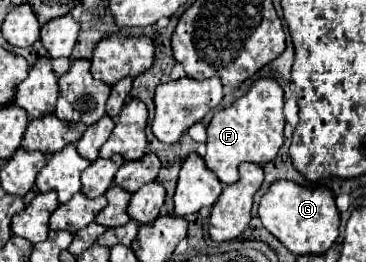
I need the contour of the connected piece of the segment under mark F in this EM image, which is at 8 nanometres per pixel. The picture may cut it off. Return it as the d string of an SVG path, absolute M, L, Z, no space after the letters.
M273 78L257 80L245 96L233 102L229 108L221 108L213 114L207 126L207 152L203 156L205 166L215 172L221 184L235 184L239 178L237 166L241 162L253 162L265 166L271 162L283 146L283 88Z

